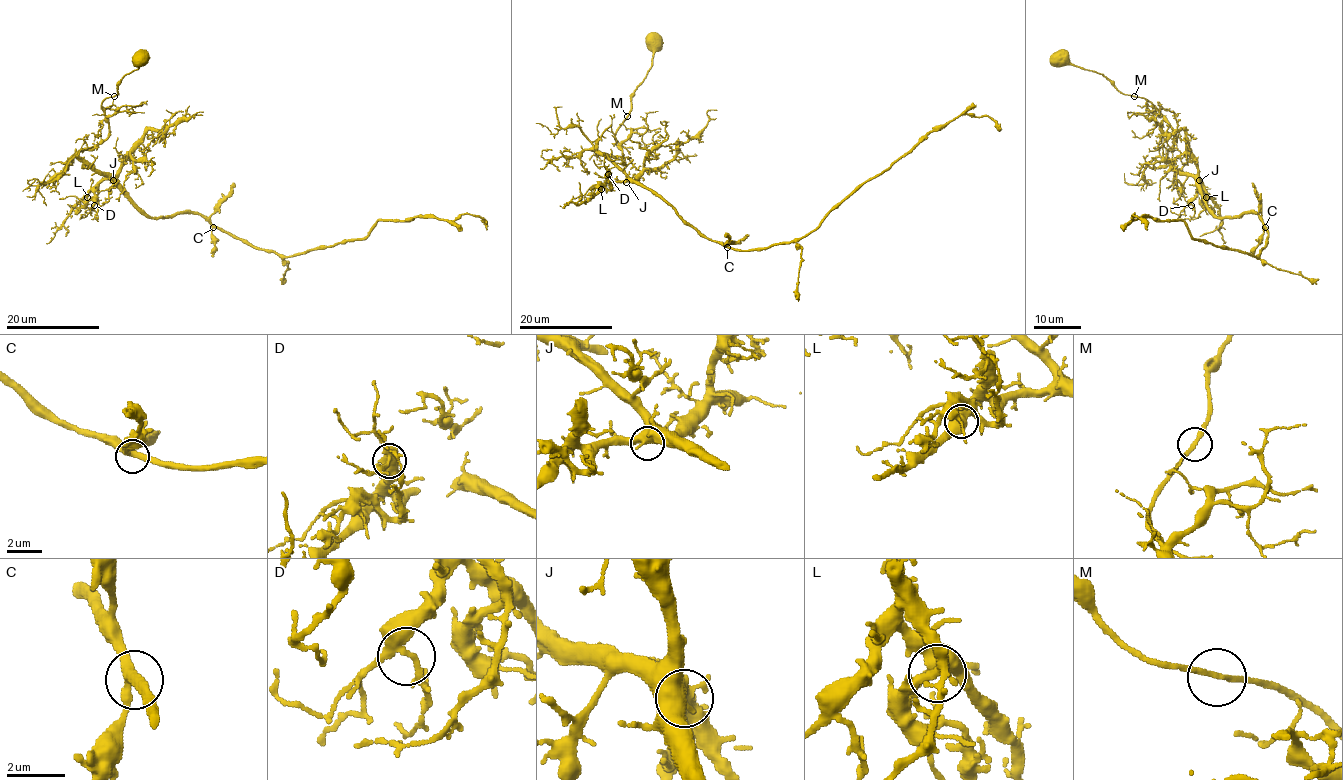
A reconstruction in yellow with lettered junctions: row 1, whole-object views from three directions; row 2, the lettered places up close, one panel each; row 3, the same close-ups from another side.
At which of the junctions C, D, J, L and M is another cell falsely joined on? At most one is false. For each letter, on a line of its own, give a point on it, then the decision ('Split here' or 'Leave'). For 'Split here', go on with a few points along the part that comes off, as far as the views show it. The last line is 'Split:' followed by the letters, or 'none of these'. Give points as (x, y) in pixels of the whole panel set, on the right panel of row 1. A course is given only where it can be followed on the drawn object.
C: Place: (1265, 227). Leave
D: Place: (1191, 205). Leave
J: Place: (1199, 180). Leave
L: Place: (1206, 197). Leave
M: Place: (1134, 96). Leave
Split: none of these

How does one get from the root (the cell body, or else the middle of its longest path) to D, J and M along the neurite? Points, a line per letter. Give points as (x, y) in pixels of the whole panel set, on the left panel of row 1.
D: (140, 57), (118, 94), (101, 105), (108, 135), (77, 155), (113, 176), (94, 187), (94, 205)
J: (140, 57), (138, 67), (123, 77), (118, 94), (101, 105), (108, 135), (77, 155), (107, 172), (113, 180)
M: (140, 57), (138, 67), (123, 77), (114, 97)

